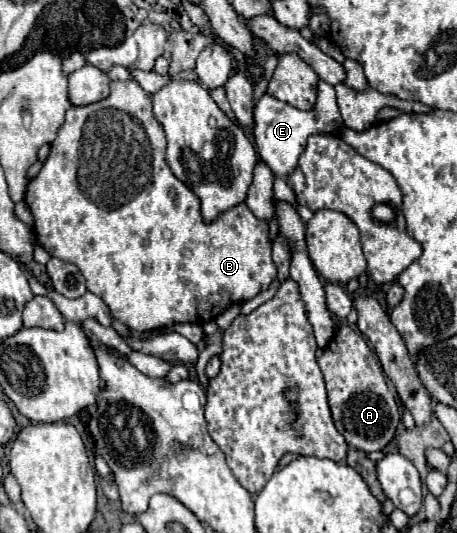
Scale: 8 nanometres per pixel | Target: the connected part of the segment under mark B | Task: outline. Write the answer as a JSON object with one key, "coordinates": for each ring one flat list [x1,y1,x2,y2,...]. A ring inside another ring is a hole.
{"coordinates":[[114,80,114,82,110,82,110,96,106,100,100,100,100,102,88,104,88,106,72,106,66,112,66,120,60,126,56,140,52,142,50,156,46,158,42,170,28,182,26,196,24,196,24,202,28,204,28,208,34,216,36,242,40,242,50,256,54,254,56,258,60,258,64,262,76,264,86,278,88,290,106,302,106,306,110,308,112,316,118,322,126,324,128,328,132,328,136,332,152,332,152,330,160,330,164,326,174,326,178,322,206,324,206,322,214,320,220,312,224,312,230,304,254,298,256,294,266,290,272,284,272,280,276,278,276,266,270,258,272,250,270,250,270,240,268,240,268,222,258,220,248,210,246,204,238,204,236,208,220,214,212,224,204,224,204,220,200,216,200,200,194,196,194,192,190,188,186,188,172,174,172,170,166,164,164,152,166,152,166,136,164,136,162,126,156,122,156,118,152,114,152,98,148,96,148,92,144,92,140,88,140,84,134,80]]}

